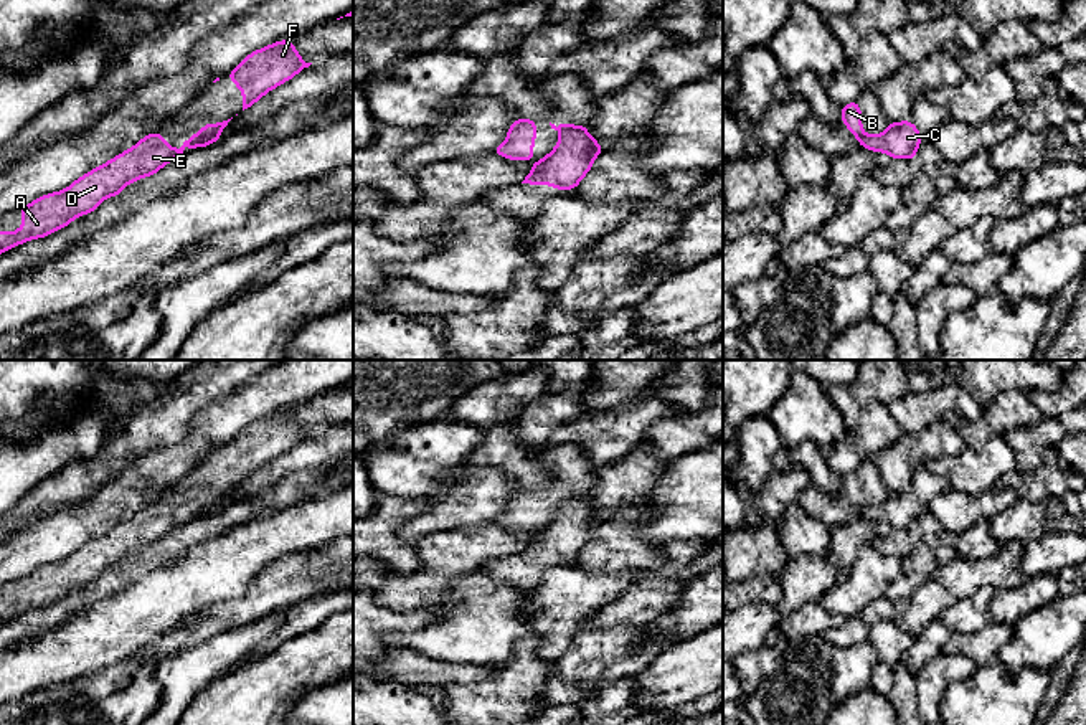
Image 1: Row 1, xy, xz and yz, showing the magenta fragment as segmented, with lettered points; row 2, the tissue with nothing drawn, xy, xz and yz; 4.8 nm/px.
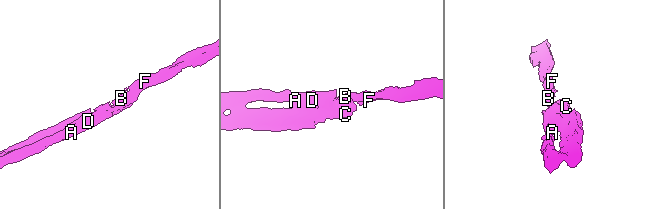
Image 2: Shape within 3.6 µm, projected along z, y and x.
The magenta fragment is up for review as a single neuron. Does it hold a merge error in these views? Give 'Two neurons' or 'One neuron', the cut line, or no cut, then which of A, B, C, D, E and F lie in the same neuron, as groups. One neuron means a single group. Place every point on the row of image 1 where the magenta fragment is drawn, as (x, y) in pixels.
Two neurons. Split along xz (583, 127), (570, 127), (560, 134). Groups: A B D E F / C

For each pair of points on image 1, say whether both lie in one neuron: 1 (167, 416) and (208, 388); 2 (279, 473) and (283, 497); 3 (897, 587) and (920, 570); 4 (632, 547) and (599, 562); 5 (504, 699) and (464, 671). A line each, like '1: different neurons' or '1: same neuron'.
1: same neuron
2: different neurons
3: same neuron
4: same neuron
5: different neurons

